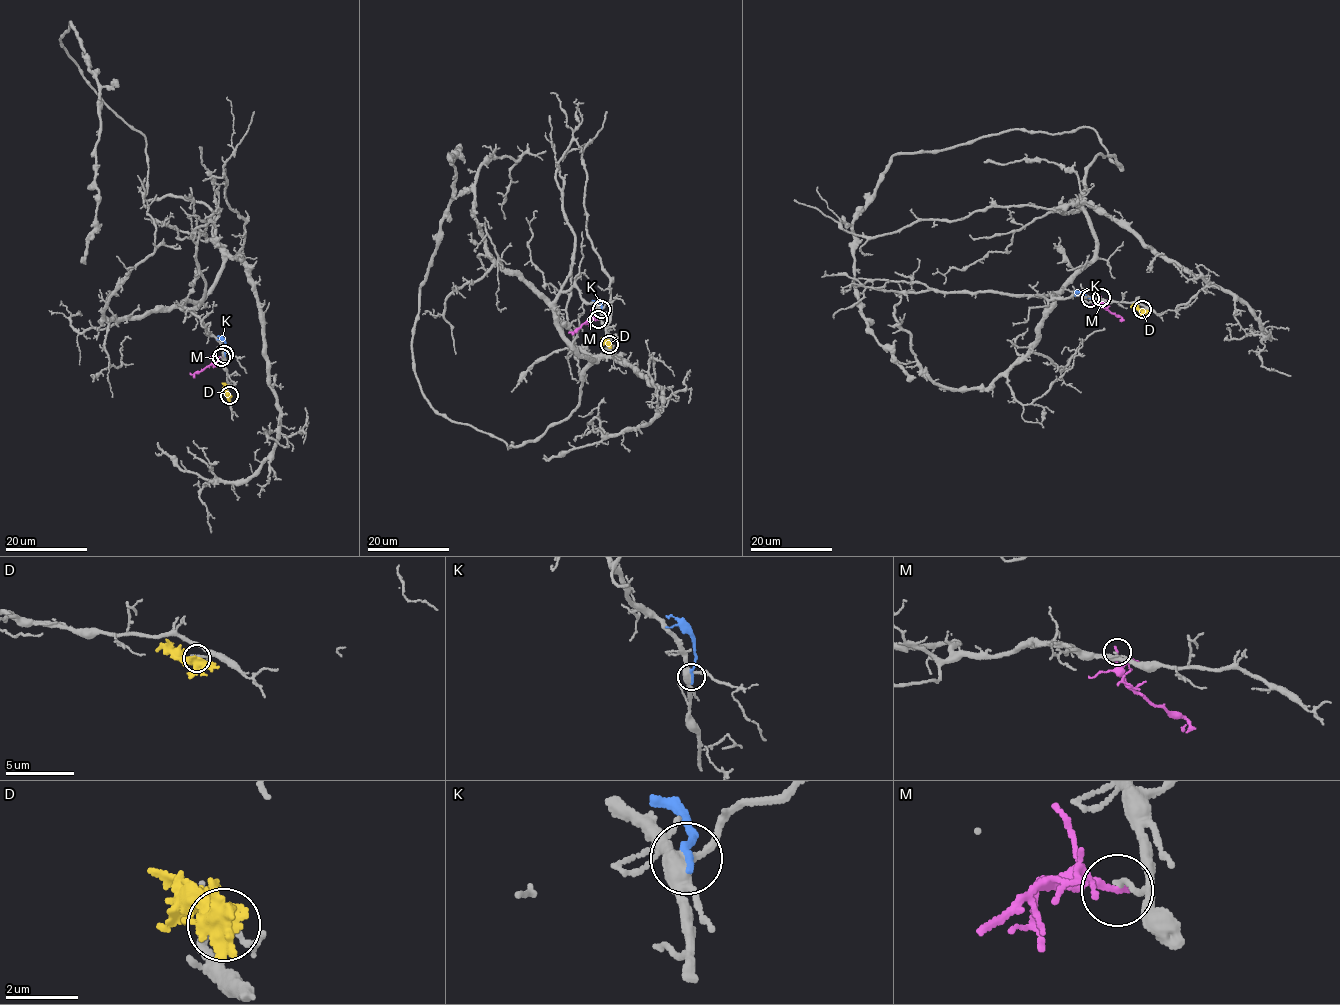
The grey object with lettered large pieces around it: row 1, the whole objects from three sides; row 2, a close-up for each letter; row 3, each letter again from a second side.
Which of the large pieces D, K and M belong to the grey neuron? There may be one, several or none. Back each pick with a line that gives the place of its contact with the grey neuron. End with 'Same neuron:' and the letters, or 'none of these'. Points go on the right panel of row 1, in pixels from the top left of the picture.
Same neuron: none of these

